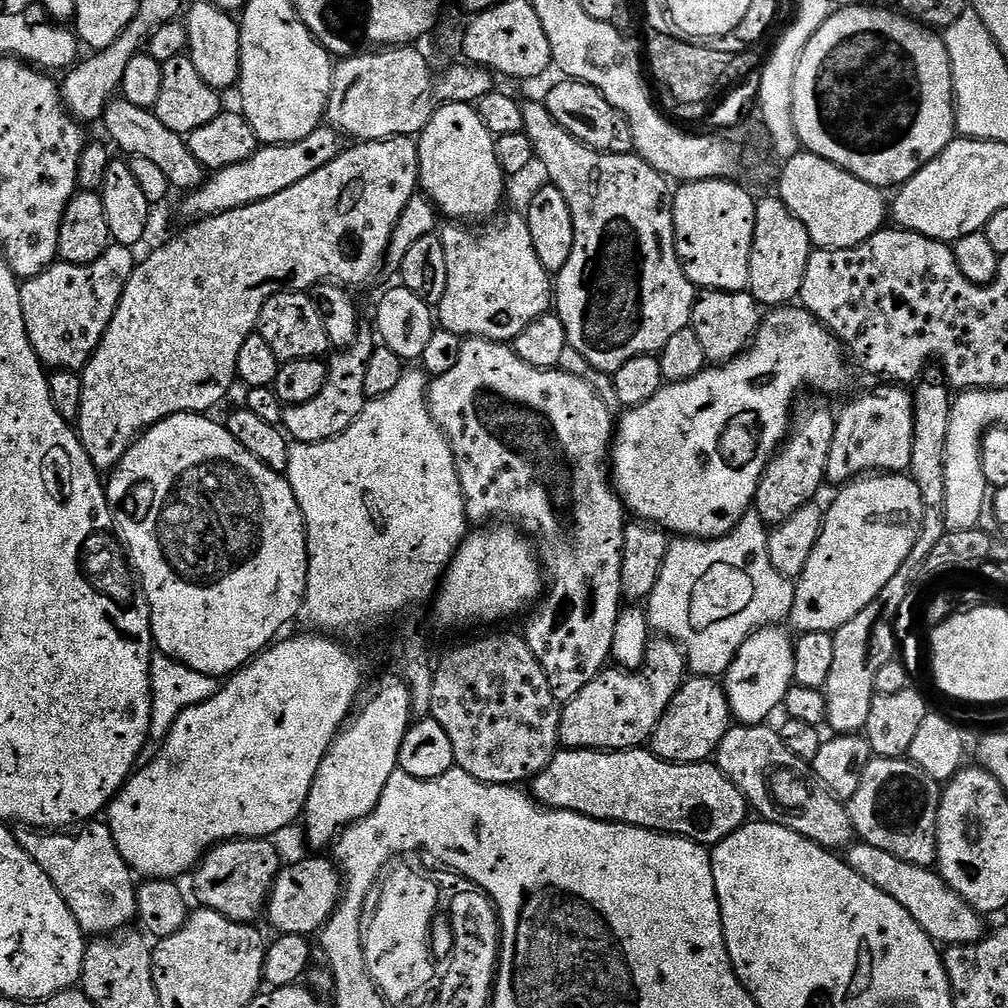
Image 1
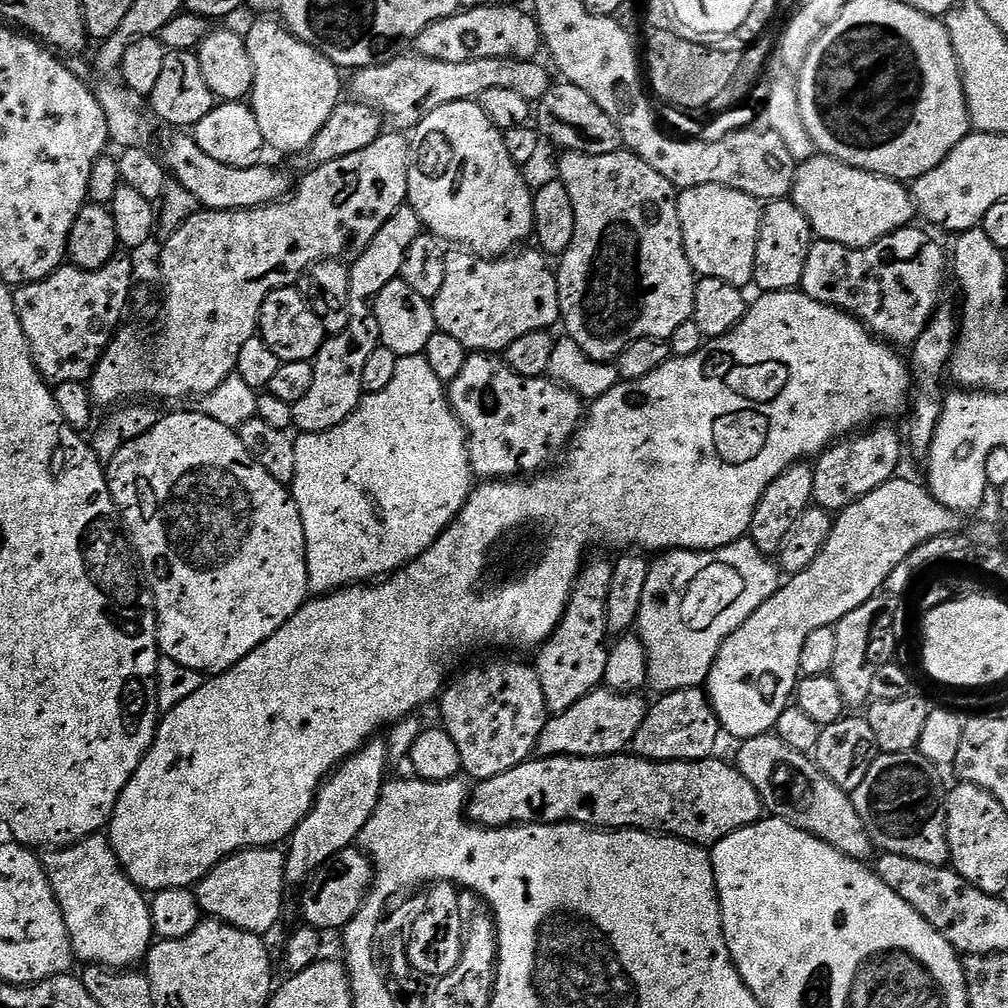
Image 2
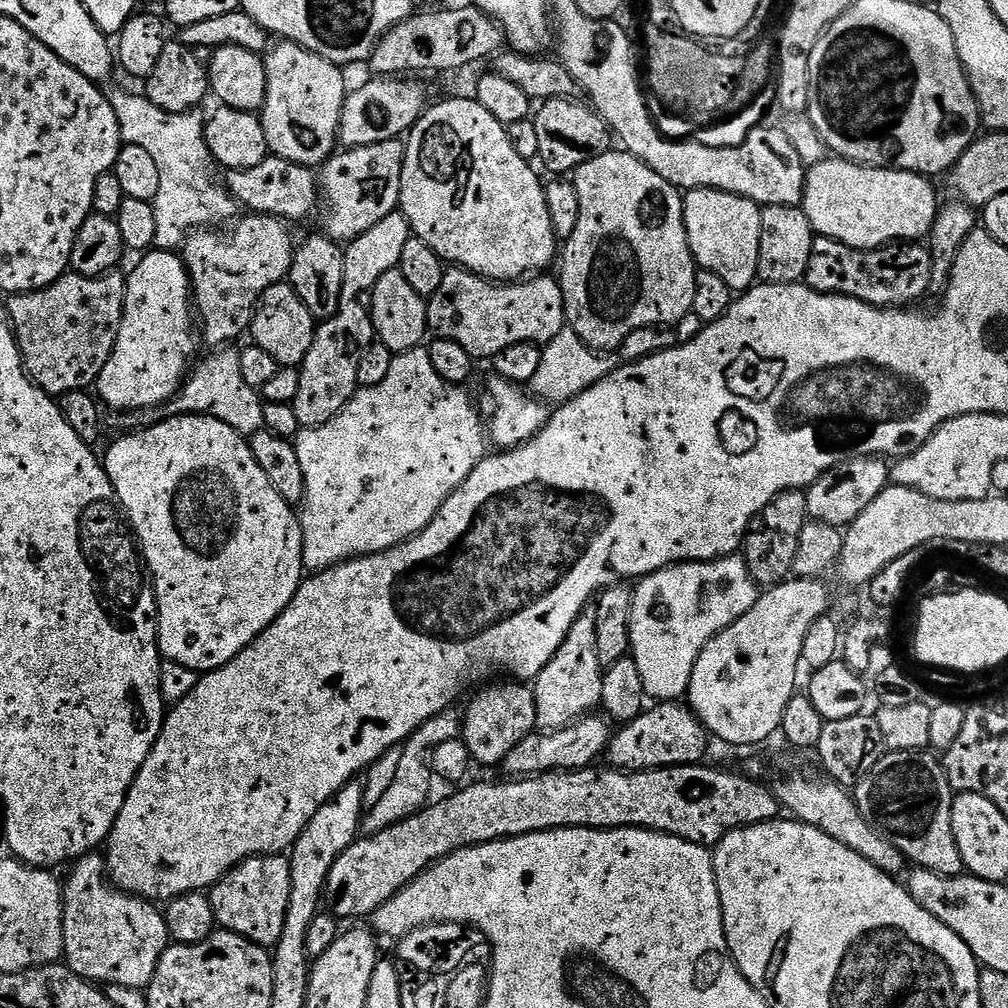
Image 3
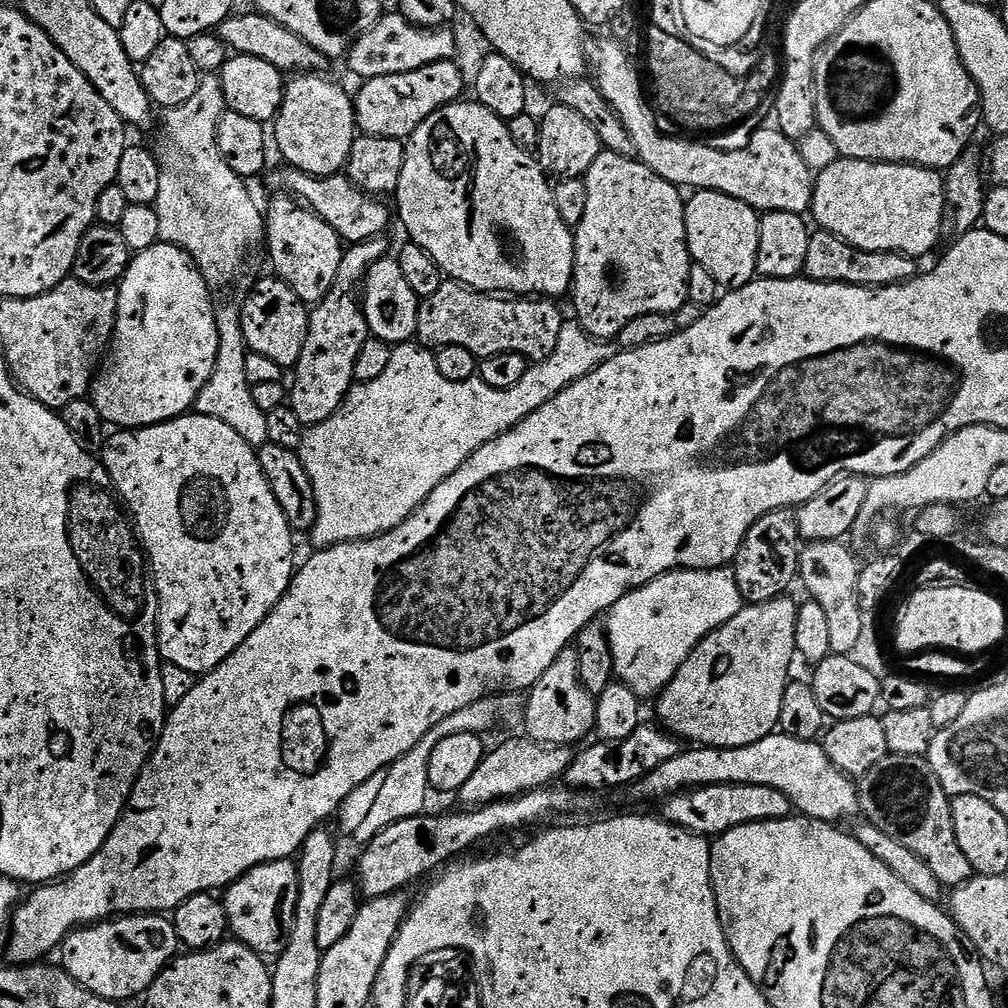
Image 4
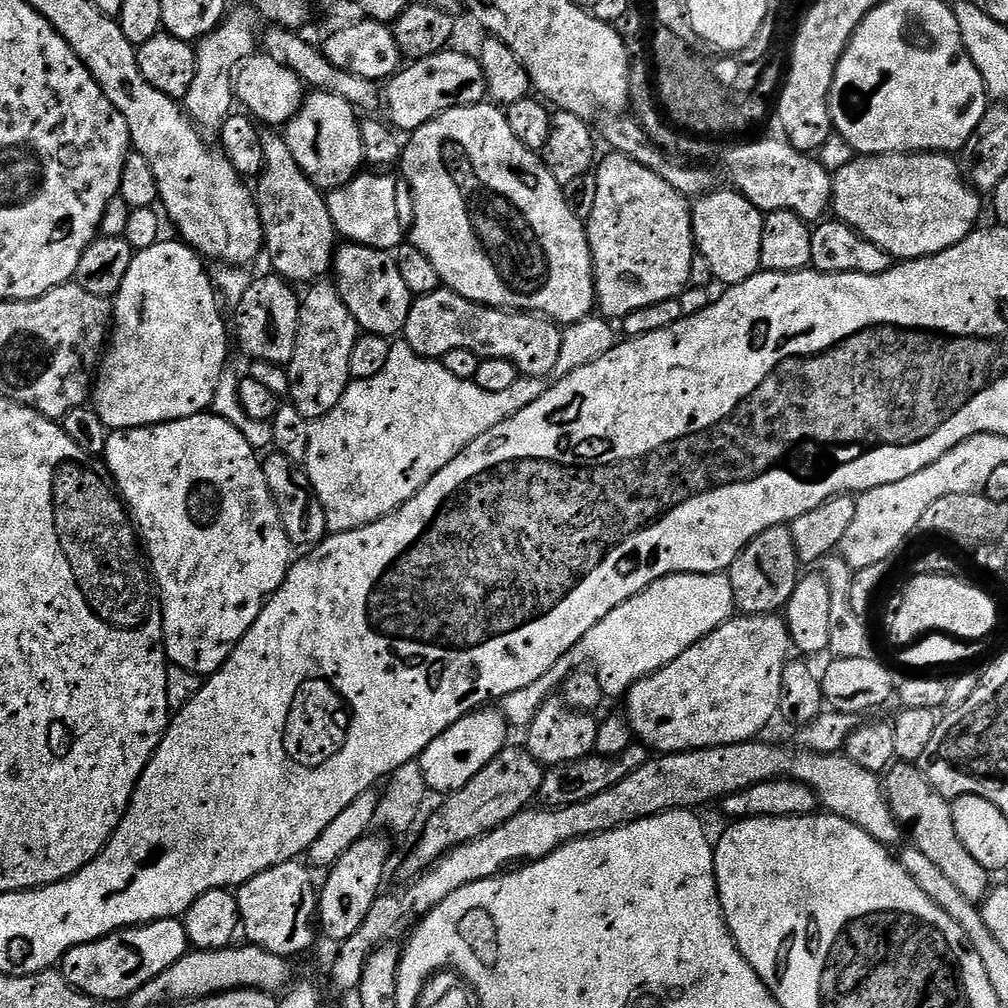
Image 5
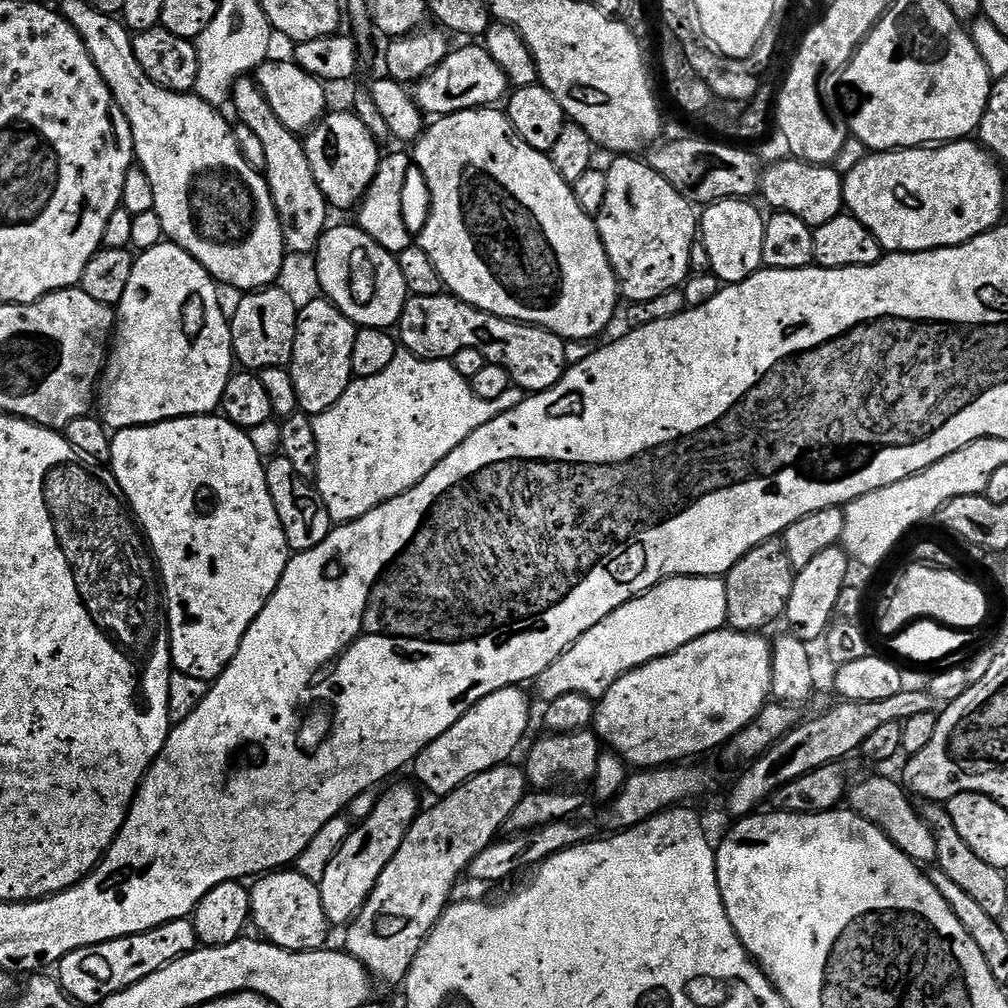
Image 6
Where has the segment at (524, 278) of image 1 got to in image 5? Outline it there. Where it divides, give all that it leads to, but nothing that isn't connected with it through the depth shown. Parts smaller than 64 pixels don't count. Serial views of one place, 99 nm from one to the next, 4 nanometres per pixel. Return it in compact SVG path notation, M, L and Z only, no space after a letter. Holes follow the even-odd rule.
M442 286L434 294L413 299L402 340L420 356L443 358L450 354L450 350L470 350L481 360L512 360L521 376L548 378L558 366L558 354L562 351L562 328L546 316L491 308L489 304L467 300L462 298L462 294Z

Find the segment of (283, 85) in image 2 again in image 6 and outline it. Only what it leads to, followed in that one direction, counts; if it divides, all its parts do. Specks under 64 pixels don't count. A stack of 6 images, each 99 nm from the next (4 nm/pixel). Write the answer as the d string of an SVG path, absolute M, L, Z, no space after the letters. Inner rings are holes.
M329 111L319 120L315 128L307 133L303 141L304 153L310 162L310 170L314 170L318 190L322 190L322 194L333 209L355 209L359 205L370 182L374 182L374 174L378 170L382 155L381 145L370 134L370 130L362 126L355 111L347 111Z

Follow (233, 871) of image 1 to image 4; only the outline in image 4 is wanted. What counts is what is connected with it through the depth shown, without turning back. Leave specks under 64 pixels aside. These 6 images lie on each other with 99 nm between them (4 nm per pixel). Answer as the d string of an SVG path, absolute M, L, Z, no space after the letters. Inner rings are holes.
M275 860L269 864L259 864L257 868L249 870L241 880L228 885L223 893L222 899L231 935L265 958L279 956L290 942L298 910L296 869L297 865L292 860Z

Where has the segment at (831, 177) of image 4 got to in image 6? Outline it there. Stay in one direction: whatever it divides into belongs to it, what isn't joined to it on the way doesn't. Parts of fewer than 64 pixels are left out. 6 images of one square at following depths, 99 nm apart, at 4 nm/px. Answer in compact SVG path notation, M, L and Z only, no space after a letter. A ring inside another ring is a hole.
M971 139L953 140L947 144L936 147L925 146L922 148L902 148L891 152L878 152L865 155L854 170L844 177L844 207L880 244L885 253L890 252L928 252L931 248L957 248L959 244L965 244L967 240L972 240L975 236L980 236L983 232L989 232L991 228L997 227L1001 223L1000 215L1004 212L1004 176L1001 165L993 160L991 154L980 147L979 143Z

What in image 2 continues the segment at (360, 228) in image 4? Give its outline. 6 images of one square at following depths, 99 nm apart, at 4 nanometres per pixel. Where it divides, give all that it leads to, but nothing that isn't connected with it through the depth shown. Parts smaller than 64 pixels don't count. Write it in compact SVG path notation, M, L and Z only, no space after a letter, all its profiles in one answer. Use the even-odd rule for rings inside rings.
M171 126L163 129L160 136L158 155L169 177L175 183L181 184L190 194L194 194L197 205L201 209L214 212L233 212L247 208L261 208L284 199L294 188L291 180L280 168L271 168L268 162L261 162L249 168L225 166L210 154L205 154L198 142L187 131L177 130Z

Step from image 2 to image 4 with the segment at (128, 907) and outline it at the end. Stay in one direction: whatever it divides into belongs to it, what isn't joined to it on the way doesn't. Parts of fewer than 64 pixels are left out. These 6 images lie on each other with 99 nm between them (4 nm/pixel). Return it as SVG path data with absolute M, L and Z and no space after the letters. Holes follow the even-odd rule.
M129 914L75 929L58 949L64 971L88 992L123 1002L144 996L158 974L181 951L176 925L160 914Z

